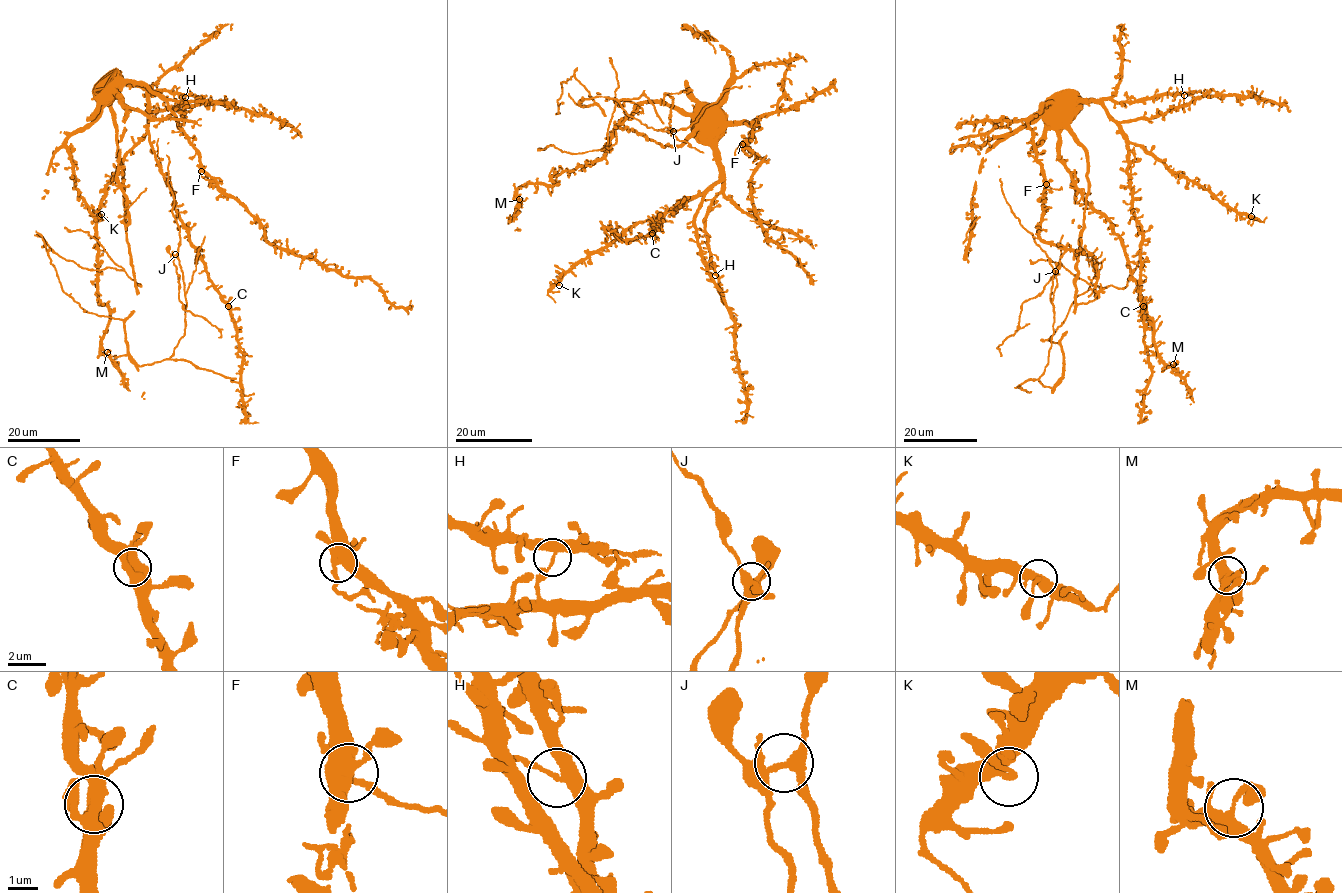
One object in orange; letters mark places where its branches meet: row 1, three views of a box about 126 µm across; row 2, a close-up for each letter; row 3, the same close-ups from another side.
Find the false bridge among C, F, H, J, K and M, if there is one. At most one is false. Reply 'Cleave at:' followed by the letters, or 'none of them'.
Cleave at: J

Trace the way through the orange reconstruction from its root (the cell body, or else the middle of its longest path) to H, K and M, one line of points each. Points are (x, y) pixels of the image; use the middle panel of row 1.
H: (667, 146), (681, 147), (696, 129), (714, 146), (721, 192), (707, 216), (705, 235), (715, 275)
K: (667, 146), (681, 147), (698, 130), (714, 146), (718, 181), (677, 208), (630, 227), (574, 266), (559, 285)
M: (667, 146), (680, 147), (695, 121), (644, 102), (600, 159), (553, 174), (552, 185), (526, 184), (519, 200)

